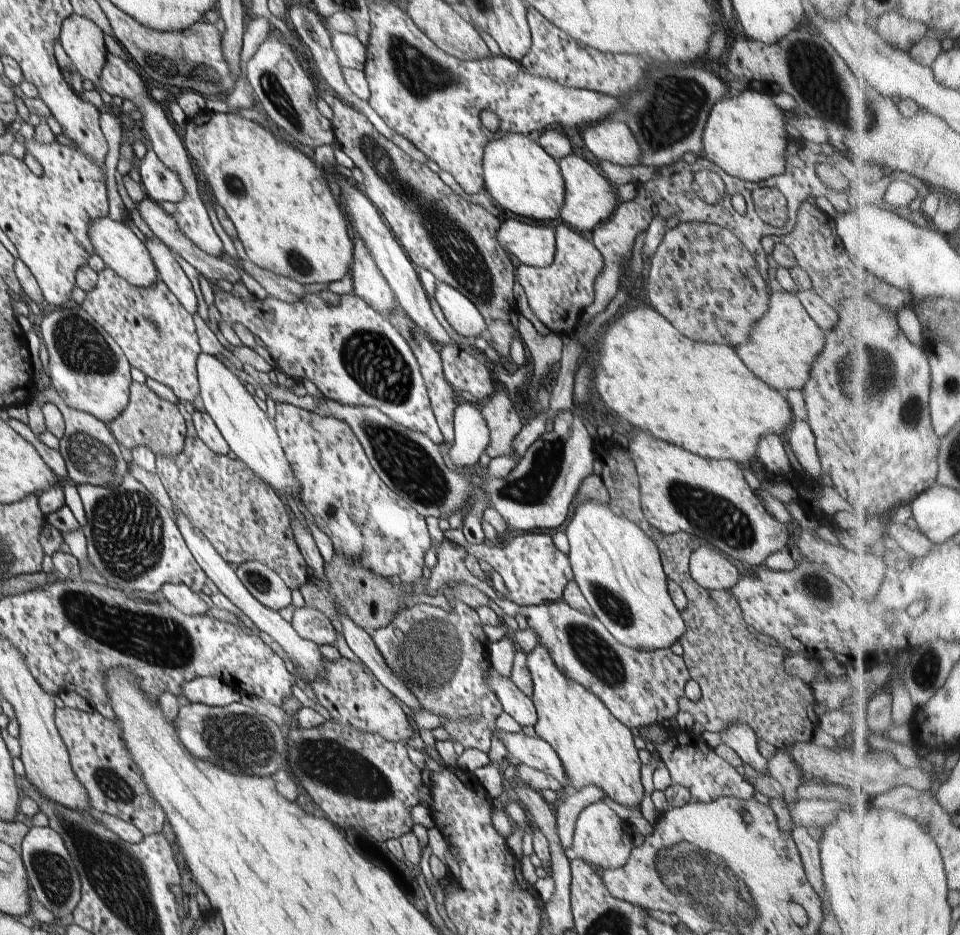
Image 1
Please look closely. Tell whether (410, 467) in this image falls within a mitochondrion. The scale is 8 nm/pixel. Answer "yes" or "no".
yes

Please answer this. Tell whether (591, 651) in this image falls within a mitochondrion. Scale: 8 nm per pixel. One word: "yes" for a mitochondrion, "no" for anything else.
yes

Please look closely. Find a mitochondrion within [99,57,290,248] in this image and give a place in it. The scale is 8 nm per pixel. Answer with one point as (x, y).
(237, 186)

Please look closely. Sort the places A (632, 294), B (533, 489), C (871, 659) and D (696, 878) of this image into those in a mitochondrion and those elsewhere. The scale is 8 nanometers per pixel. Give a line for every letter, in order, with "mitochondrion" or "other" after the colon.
A: other
B: mitochondrion
C: other
D: mitochondrion

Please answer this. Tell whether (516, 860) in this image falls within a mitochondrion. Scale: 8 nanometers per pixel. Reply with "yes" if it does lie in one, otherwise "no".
no

